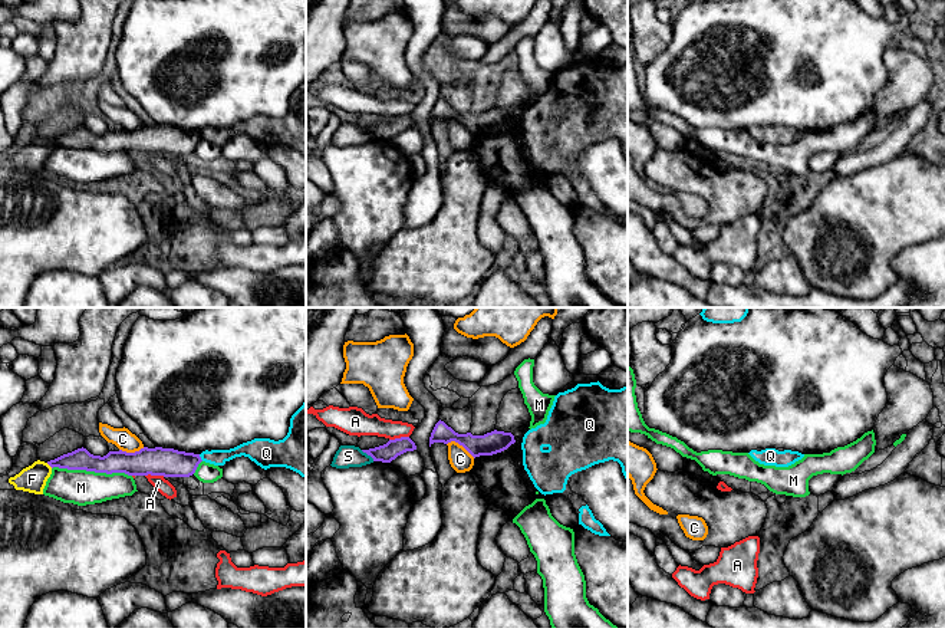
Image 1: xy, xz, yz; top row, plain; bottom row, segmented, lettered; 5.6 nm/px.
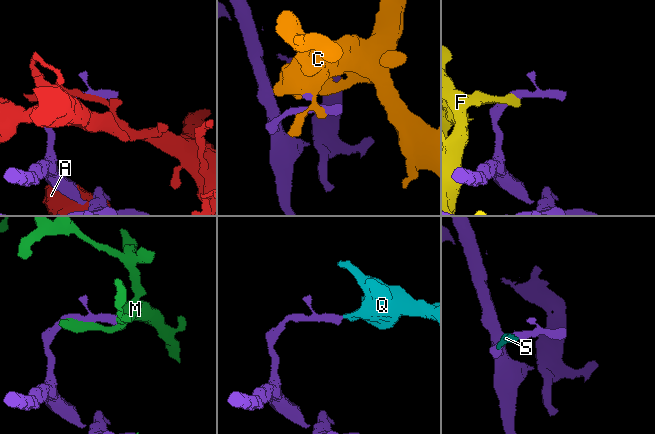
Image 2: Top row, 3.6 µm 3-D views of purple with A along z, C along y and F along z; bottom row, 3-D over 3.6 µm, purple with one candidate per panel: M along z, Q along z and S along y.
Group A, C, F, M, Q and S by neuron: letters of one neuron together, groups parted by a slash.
A / C / F / M / Q S

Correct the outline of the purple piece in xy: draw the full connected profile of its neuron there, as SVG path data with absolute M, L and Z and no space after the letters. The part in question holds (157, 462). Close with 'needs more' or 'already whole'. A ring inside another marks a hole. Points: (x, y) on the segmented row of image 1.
M144 447L135 453L109 451L106 456L93 456L86 448L63 454L47 464L68 470L86 470L95 473L125 473L128 476L190 477L201 463L200 454L174 448Z | already whole

